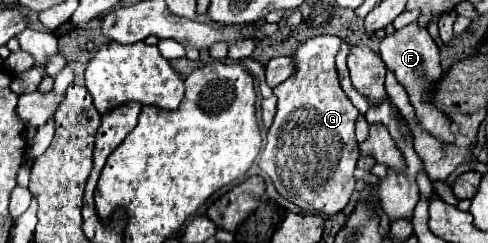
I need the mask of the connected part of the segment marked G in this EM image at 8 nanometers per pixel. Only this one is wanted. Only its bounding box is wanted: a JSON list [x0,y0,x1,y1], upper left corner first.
[259,35,359,215]

